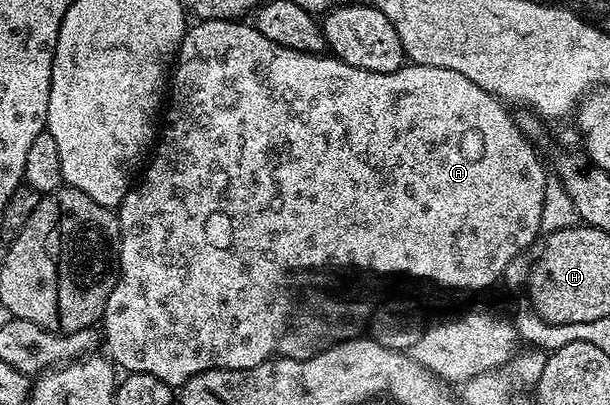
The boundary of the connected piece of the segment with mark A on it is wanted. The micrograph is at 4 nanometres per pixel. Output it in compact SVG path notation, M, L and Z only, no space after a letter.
M197 20L197 21L196 21L196 22L195 22L195 24L196 24L196 26L194 26L194 27L193 27L193 29L192 29L192 26L191 26L191 28L189 28L189 29L188 29L188 30L187 30L187 32L185 32L185 34L184 34L184 38L183 38L183 39L182 39L182 43L181 43L181 44L180 44L180 51L179 51L179 53L177 53L177 54L176 54L176 60L175 60L175 62L174 62L174 72L173 72L173 73L172 73L172 74L171 74L171 77L170 77L170 96L169 96L169 97L168 97L168 98L167 98L167 101L166 101L166 108L165 108L165 109L164 109L164 110L163 110L163 113L162 113L162 128L161 128L161 129L160 129L160 130L159 130L159 133L158 133L158 140L157 140L157 141L156 141L156 142L155 142L155 145L154 145L154 152L153 152L153 153L152 153L152 154L151 154L151 157L150 157L150 160L149 160L149 161L148 161L148 162L147 162L147 165L146 165L146 168L145 168L145 169L144 169L144 170L143 170L143 173L142 173L142 176L141 176L141 177L140 177L140 178L139 178L139 180L137 180L137 181L136 181L136 182L135 182L135 184L133 184L133 186L132 186L132 188L131 188L131 189L129 189L129 191L128 191L128 193L127 193L127 194L126 194L126 195L125 195L125 196L124 196L124 202L122 202L122 204L121 204L121 205L120 205L120 206L118 206L118 216L119 216L119 218L120 218L120 275L119 275L119 277L117 277L117 279L116 279L116 286L115 286L115 287L114 287L114 291L110 291L110 299L109 299L109 300L108 300L108 302L107 302L107 303L106 303L106 307L105 307L105 308L104 308L104 315L103 315L103 318L102 318L102 326L103 326L103 325L104 325L104 333L103 333L103 329L102 329L102 345L105 345L105 347L106 347L106 348L108 348L108 350L106 350L106 353L107 353L107 356L108 356L108 357L109 357L109 358L111 358L111 360L112 360L112 361L113 361L113 362L115 362L115 364L116 364L116 365L117 365L117 366L119 366L119 368L120 368L120 369L121 369L121 370L123 370L123 369L122 369L122 368L124 368L124 370L123 370L123 372L124 372L124 373L125 373L125 374L129 374L129 373L145 373L145 374L146 374L146 375L154 375L154 379L162 379L162 383L166 383L166 384L167 384L167 385L170 385L170 386L173 386L173 387L179 387L179 386L181 386L181 385L185 385L185 383L187 383L187 382L188 382L188 380L189 380L189 379L191 379L191 378L192 378L192 377L193 377L193 376L194 376L194 375L198 375L198 374L199 374L199 373L201 373L201 372L202 372L202 371L210 371L210 370L211 370L211 369L249 369L249 368L250 368L250 367L258 367L258 363L262 363L262 362L263 362L263 361L270 361L270 360L272 360L272 358L273 358L273 357L298 357L298 358L301 358L301 357L313 357L313 355L315 355L315 354L316 354L316 353L319 353L319 352L320 352L320 350L321 350L321 349L327 349L327 348L328 348L328 346L329 346L329 345L337 345L337 343L339 343L339 341L347 341L347 340L348 340L348 338L350 338L350 337L354 337L354 336L357 336L357 334L359 334L359 333L360 333L360 332L361 332L361 330L363 330L363 329L360 329L360 328L362 328L362 327L363 327L363 325L364 325L364 328L365 328L365 325L366 325L366 322L367 322L367 321L368 321L368 320L369 320L369 318L371 318L371 316L372 316L372 314L373 314L373 312L374 312L374 304L373 304L373 305L372 305L372 296L374 296L374 295L375 295L375 293L376 293L376 292L378 292L378 291L379 291L379 289L380 289L380 288L382 288L382 287L383 287L383 285L384 285L384 284L386 284L386 283L387 283L387 281L400 281L400 280L404 280L404 281L409 281L409 283L410 283L410 284L412 284L412 285L421 285L421 287L422 287L422 288L424 288L424 289L437 289L437 291L438 291L438 292L440 292L440 293L480 293L480 292L482 292L482 291L483 291L483 289L488 289L488 288L490 288L490 287L491 287L491 285L492 285L492 284L494 284L494 283L495 283L495 281L496 281L496 283L497 283L497 282L499 282L499 281L500 281L500 280L501 280L501 277L502 277L502 275L503 275L503 272L504 272L504 271L506 271L506 265L507 265L507 264L508 264L508 263L509 263L509 261L510 261L510 259L514 259L514 257L515 257L515 256L518 256L518 255L520 255L520 254L523 254L523 253L524 253L524 252L525 252L525 251L528 251L528 250L531 250L531 249L530 249L530 247L531 247L531 245L532 245L532 244L534 244L534 245L533 245L533 246L535 246L535 245L536 245L536 244L537 244L537 241L536 241L536 233L537 233L537 234L538 234L538 222L539 222L539 220L540 220L540 212L541 212L541 211L542 211L542 209L543 209L543 197L544 197L544 188L545 188L545 187L546 187L546 183L547 183L547 179L548 179L548 177L549 177L549 174L548 174L548 173L547 173L547 172L546 172L546 171L544 171L544 165L543 165L543 163L542 163L542 162L540 162L540 157L539 157L539 155L538 155L538 154L536 154L536 151L535 151L535 149L536 149L536 147L535 147L535 146L534 146L534 145L533 145L533 142L531 142L531 141L529 141L529 140L528 140L528 138L527 138L527 137L525 137L525 135L524 135L524 133L523 133L523 132L521 132L521 130L520 130L520 126L519 126L519 124L518 124L518 121L517 121L517 118L516 118L516 117L515 117L515 116L513 116L513 117L511 117L511 115L510 115L510 114L508 114L508 113L507 113L507 111L508 111L508 112L509 112L509 110L508 110L508 109L507 109L507 108L506 108L506 105L505 105L505 102L503 102L503 101L501 101L501 100L500 100L500 98L498 98L498 97L496 97L496 96L495 96L495 95L494 95L494 94L493 94L493 93L488 93L488 92L487 92L487 91L485 91L485 89L483 89L483 88L482 88L482 87L478 87L478 83L474 83L474 82L473 82L473 81L471 81L471 80L470 80L470 79L466 79L466 75L458 75L458 71L446 71L446 67L426 67L426 66L425 66L425 65L414 65L414 64L411 64L411 63L405 63L405 64L403 64L403 65L401 65L401 67L400 67L400 69L399 69L399 70L398 70L398 71L390 71L390 72L389 72L389 73L375 73L375 72L374 72L374 71L362 71L362 70L361 70L361 69L359 69L359 68L358 68L358 67L350 67L350 63L346 63L346 62L345 62L345 61L340 61L340 60L339 60L339 59L338 59L338 58L337 58L337 57L334 57L334 56L331 56L331 55L325 55L325 54L324 54L324 53L303 53L303 52L302 52L302 51L294 51L294 50L293 50L293 49L291 49L291 48L290 48L290 47L282 47L282 46L281 46L281 45L279 45L279 44L278 44L278 43L274 43L274 42L273 42L273 41L271 41L271 40L270 40L270 39L266 39L266 35L262 35L262 34L261 34L261 33L260 33L260 32L259 32L259 31L257 31L257 29L256 29L256 28L255 28L255 27L253 27L253 26L252 26L252 25L251 25L251 24L248 24L248 23L245 23L245 22L244 22L244 21L243 21L243 20L239 20L239 21L201 21L201 20Z

